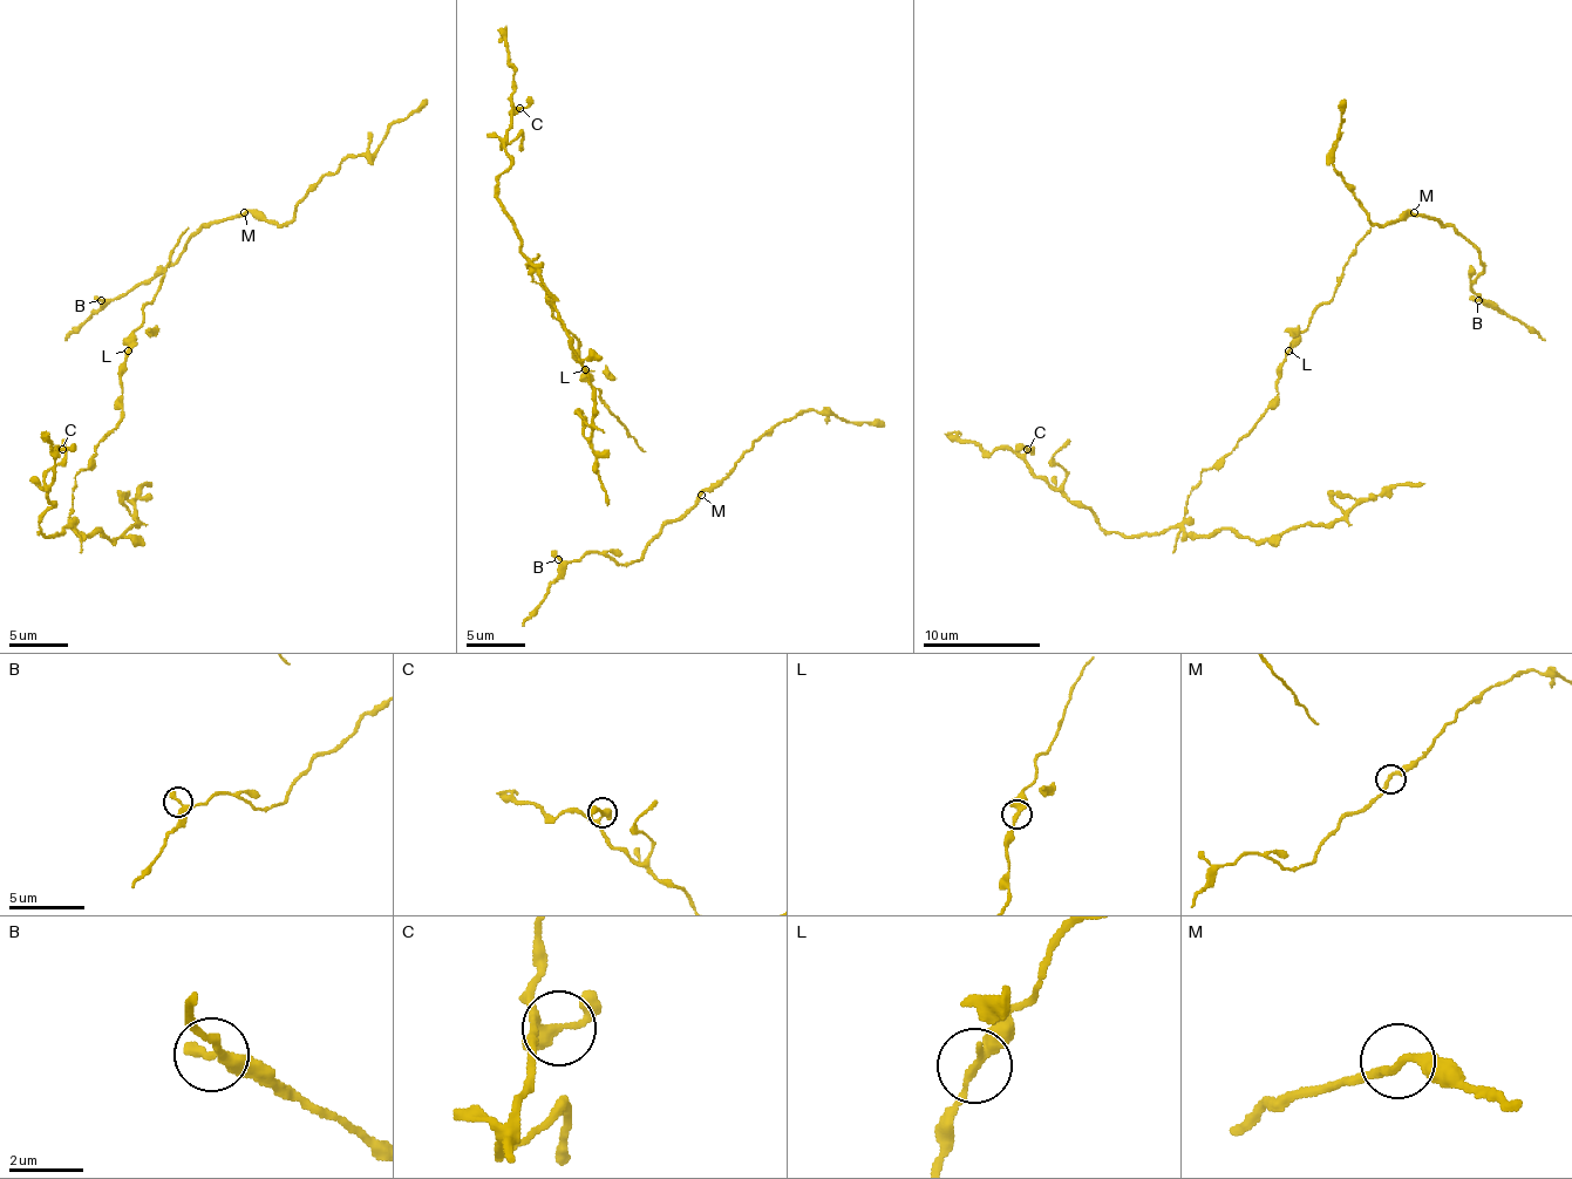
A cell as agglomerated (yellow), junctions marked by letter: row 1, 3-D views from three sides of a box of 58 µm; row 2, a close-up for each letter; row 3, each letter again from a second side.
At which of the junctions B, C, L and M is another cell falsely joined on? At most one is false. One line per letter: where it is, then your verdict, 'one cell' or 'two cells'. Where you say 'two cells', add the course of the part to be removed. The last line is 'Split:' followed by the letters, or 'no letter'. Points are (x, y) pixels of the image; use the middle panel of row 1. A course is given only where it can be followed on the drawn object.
B: at (558, 559); one cell
C: at (519, 108); one cell
L: at (585, 369); two cells; foreign part runs (584, 368), (599, 397), (646, 450)
M: at (701, 495); one cell
Split: L

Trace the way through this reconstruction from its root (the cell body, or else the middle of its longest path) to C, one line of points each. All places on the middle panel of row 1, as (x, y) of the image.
C: (587, 372), (578, 342), (531, 280), (514, 219), (496, 196), (496, 178), (511, 164), (511, 108), (519, 108)

